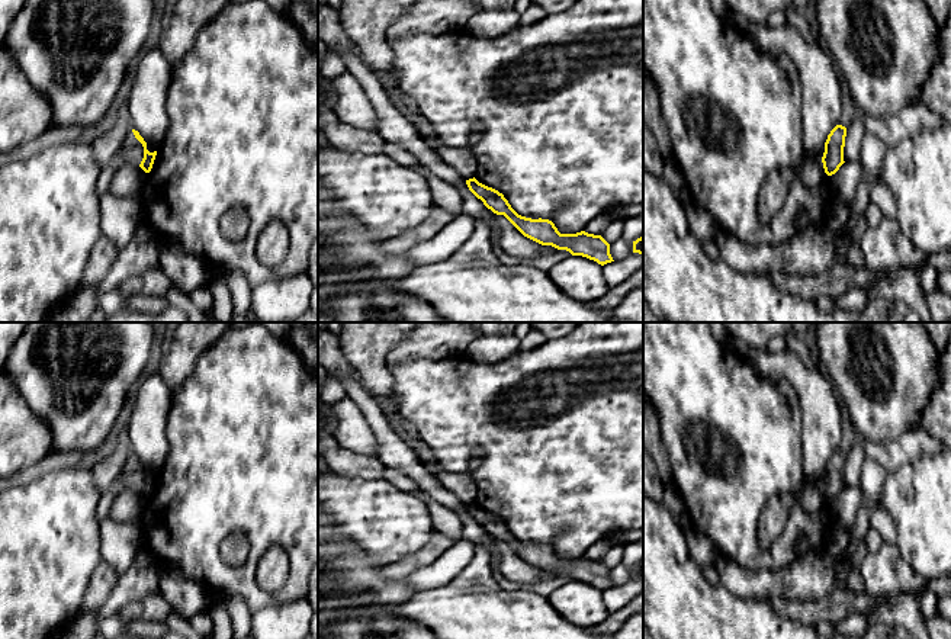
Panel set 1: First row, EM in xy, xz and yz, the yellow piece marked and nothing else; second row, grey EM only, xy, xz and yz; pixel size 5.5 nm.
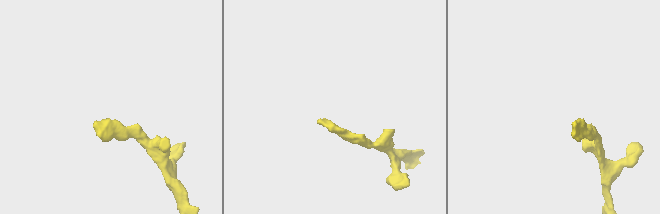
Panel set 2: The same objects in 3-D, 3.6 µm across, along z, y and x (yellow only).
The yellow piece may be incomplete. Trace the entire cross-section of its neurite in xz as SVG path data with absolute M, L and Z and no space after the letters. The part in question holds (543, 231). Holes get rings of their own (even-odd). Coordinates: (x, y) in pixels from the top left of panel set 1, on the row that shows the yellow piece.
M475 177L466 180L469 190L497 215L504 215L524 237L558 250L566 250L572 256L582 256L604 266L614 261L610 244L601 237L585 231L560 234L549 219L531 219L518 215L502 193L479 183Z

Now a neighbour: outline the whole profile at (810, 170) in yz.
M809 152L801 158L797 174L806 187L817 186L826 176L822 158L817 158Z

